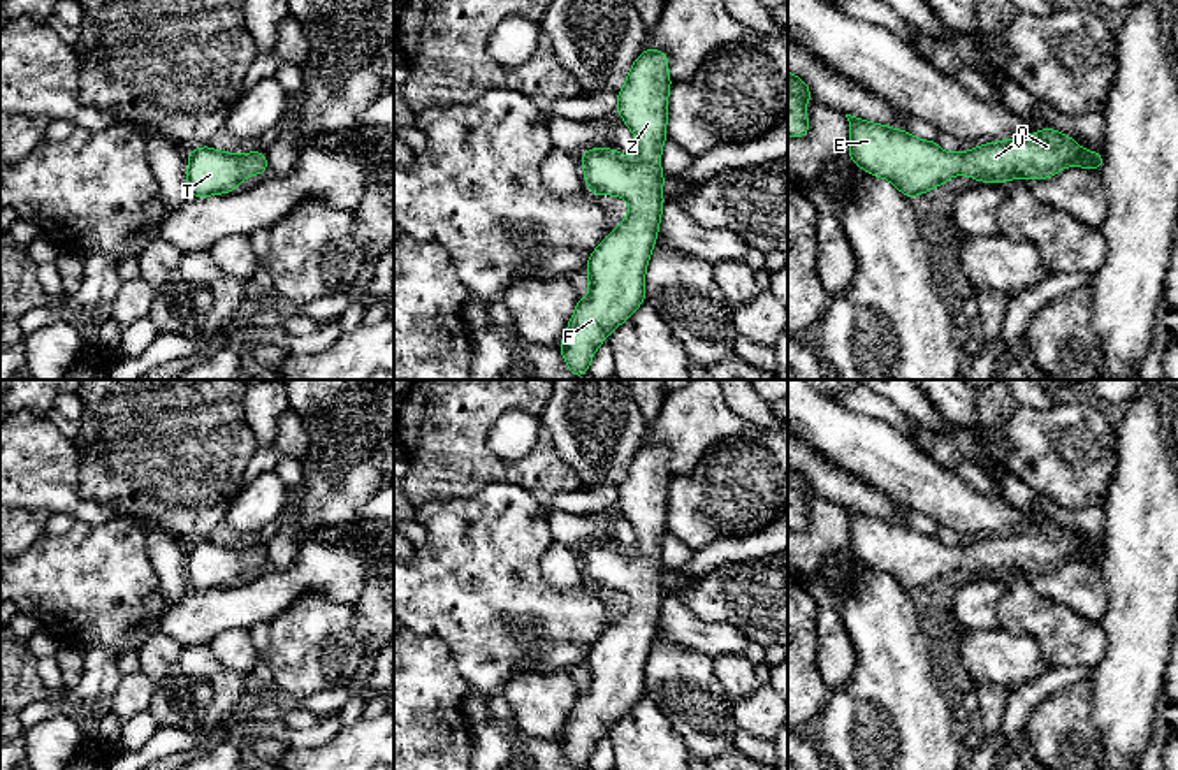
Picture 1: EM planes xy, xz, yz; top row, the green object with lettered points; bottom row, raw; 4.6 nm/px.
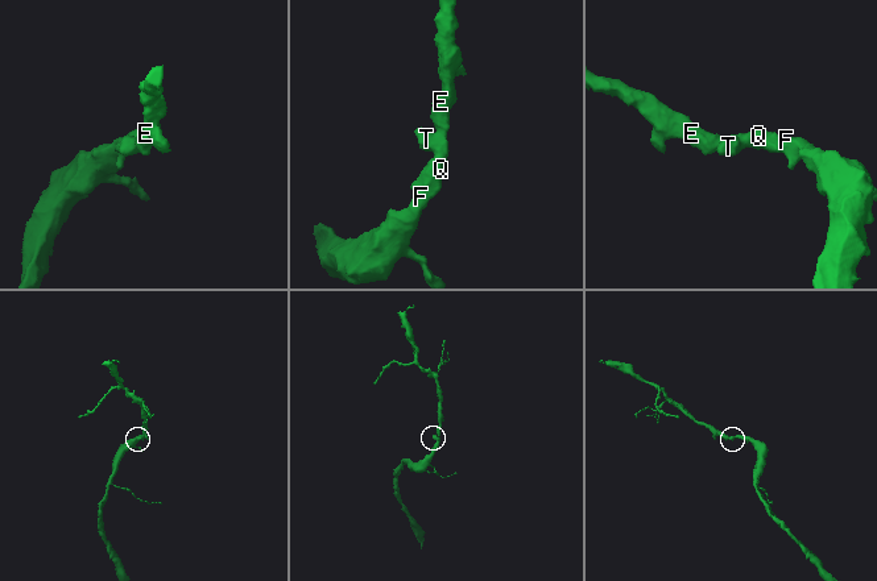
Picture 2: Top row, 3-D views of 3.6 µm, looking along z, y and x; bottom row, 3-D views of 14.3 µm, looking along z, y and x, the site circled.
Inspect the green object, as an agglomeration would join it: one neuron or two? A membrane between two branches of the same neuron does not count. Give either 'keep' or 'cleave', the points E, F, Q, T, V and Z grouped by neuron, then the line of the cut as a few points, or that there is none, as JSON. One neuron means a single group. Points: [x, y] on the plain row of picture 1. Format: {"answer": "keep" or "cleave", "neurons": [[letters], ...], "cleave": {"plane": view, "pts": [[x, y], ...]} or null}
{"answer": "keep", "neurons": [["E", "F", "Q", "T", "V", "Z"]], "cleave": null}

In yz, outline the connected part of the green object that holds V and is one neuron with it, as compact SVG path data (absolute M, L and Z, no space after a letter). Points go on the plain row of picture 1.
M851 508L846 512L851 529L849 552L865 566L891 575L905 592L927 587L956 568L965 568L981 577L1007 577L1013 571L1046 573L1071 559L1099 564L1104 554L1102 547L1080 541L1071 529L1058 527L1055 522L1041 522L1032 529L981 538L967 547L946 547L935 534L921 534L905 524L863 515Z

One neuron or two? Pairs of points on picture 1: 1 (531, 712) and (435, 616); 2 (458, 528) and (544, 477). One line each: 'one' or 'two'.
1: two
2: two

